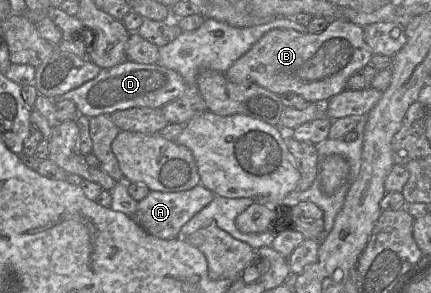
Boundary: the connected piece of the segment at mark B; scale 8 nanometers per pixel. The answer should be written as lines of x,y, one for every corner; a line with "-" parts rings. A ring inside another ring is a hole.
332,20
320,33
272,29
224,73
233,83
256,83
276,95
294,92
307,102
328,100
346,89
347,80
369,64
374,54
364,40
364,28
348,20

